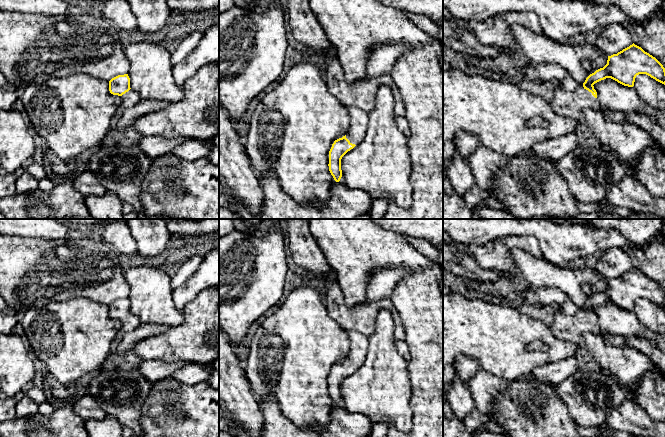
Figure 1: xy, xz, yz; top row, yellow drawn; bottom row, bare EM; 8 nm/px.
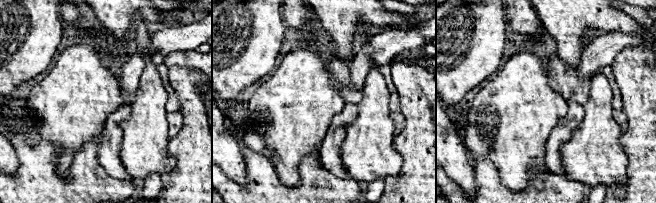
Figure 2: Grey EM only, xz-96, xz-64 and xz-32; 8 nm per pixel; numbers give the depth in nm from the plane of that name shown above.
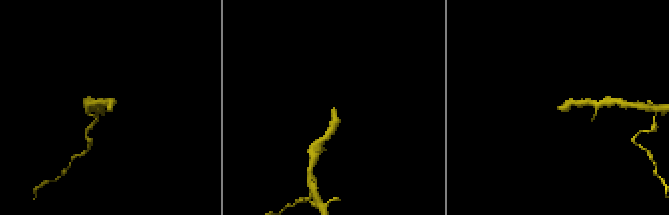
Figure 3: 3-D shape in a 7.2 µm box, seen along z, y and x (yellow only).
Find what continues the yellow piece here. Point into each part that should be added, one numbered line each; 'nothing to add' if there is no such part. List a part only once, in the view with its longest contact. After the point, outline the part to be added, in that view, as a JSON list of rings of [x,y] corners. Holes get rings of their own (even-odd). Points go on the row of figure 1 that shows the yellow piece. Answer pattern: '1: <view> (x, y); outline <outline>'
1: yz (570, 99); outline [[[567,75],[555,91],[549,102],[554,113],[576,121],[583,121],[583,110],[587,108],[599,109],[598,99],[591,92]]]

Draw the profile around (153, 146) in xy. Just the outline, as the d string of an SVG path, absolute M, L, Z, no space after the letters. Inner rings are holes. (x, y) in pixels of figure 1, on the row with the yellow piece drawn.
M142 136L137 145L148 157L155 159L162 155L171 153L177 145L188 139L190 138L168 139L162 136Z

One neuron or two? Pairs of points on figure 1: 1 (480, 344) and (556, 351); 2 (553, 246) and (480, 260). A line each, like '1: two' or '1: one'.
1: one
2: two

